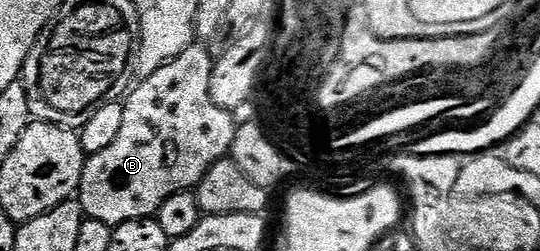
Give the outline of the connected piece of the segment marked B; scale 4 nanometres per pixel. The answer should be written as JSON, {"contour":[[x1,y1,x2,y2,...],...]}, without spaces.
{"contour":[[193,44,187,46,182,53,174,56,174,60,170,60,162,68,158,68,158,72,154,72,154,76,137,81,137,86,131,87,130,93,123,99,124,111,122,112,122,129,118,132,114,144,110,144,110,148,102,148,102,152,91,155,85,161,84,171,80,177,80,189,78,191,78,201,80,209,84,211,87,217,94,220,102,220,107,226,121,226,123,222,133,222,139,218,151,218,159,215,162,204,166,200,170,200,170,196,174,196,183,190,192,190,202,180,202,176,206,176,206,172,218,160,229,157,232,141,235,138,235,132,238,127,232,118,231,110,223,110,214,102,210,92,210,84,212,83,212,67,214,65,214,54,207,50,207,45]]}

